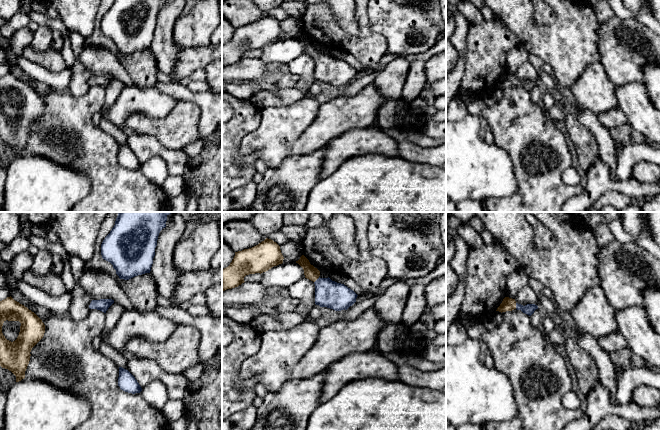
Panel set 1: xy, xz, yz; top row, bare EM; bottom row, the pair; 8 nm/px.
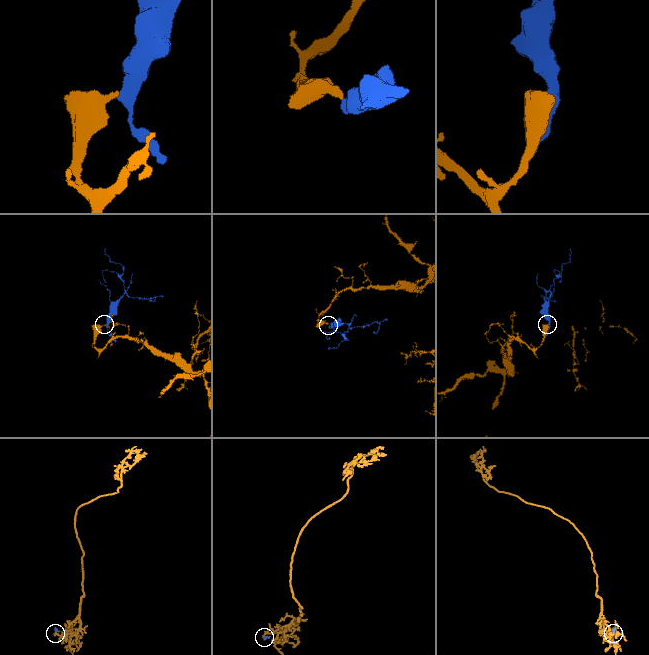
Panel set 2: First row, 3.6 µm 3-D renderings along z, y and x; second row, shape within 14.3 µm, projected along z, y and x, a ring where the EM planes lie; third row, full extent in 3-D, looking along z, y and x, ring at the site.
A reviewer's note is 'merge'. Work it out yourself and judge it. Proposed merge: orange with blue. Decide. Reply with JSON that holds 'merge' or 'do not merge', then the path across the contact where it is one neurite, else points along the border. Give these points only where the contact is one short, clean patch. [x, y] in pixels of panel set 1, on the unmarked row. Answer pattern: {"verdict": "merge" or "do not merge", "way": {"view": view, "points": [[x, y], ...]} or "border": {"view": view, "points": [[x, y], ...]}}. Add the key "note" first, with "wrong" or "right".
{"note": "right", "verdict": "merge", "way": {"view": "yz", "points": [[508, 80], [515, 82], [528, 85]]}}

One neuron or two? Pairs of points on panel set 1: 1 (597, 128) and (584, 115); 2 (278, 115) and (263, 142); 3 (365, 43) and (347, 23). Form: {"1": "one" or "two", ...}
{"1": "one", "2": "one", "3": "two"}

